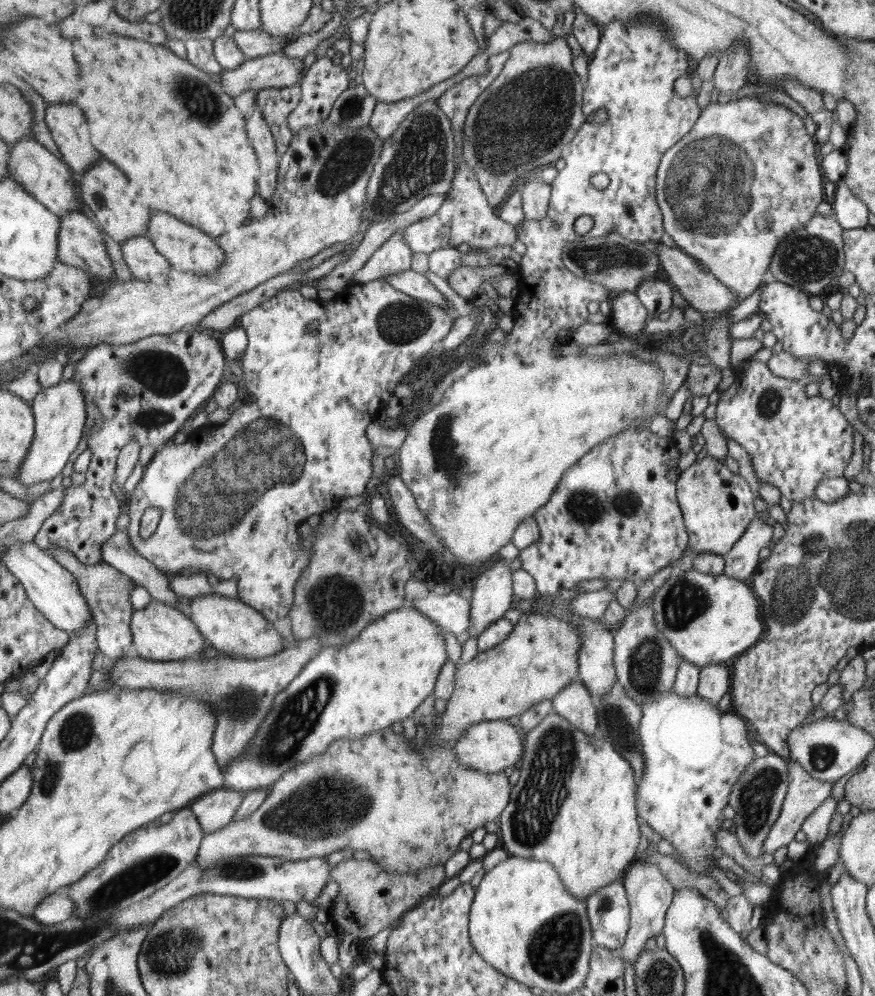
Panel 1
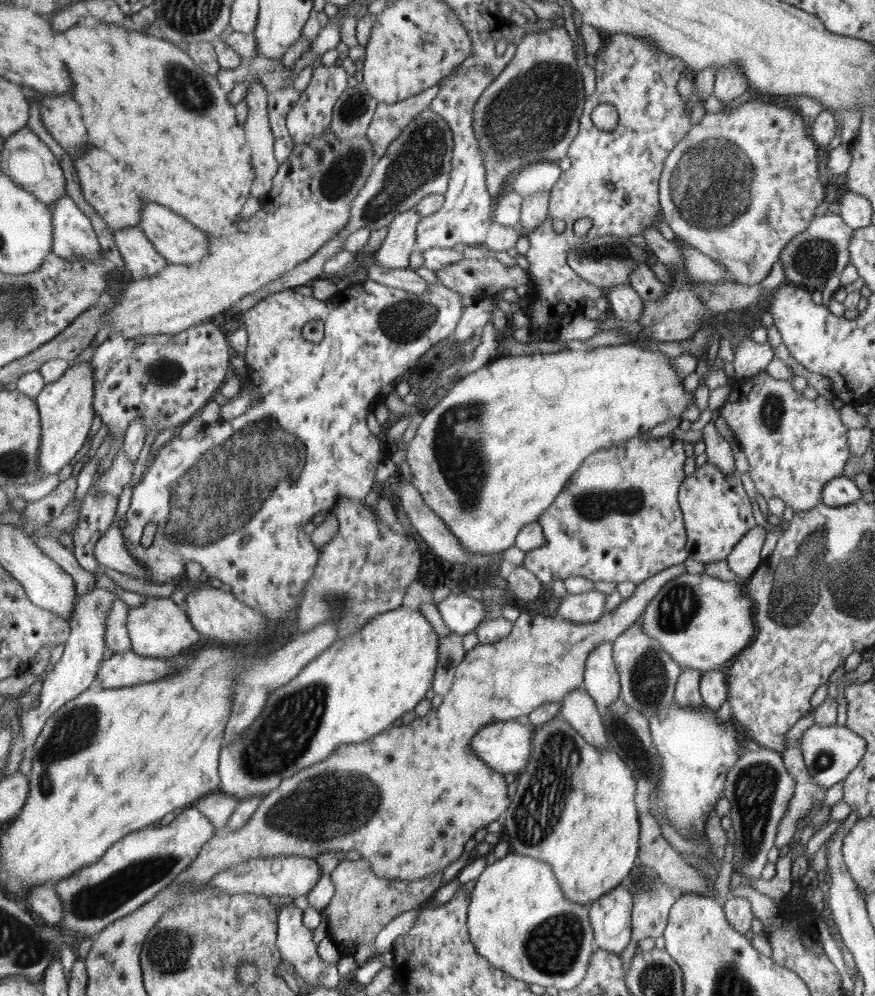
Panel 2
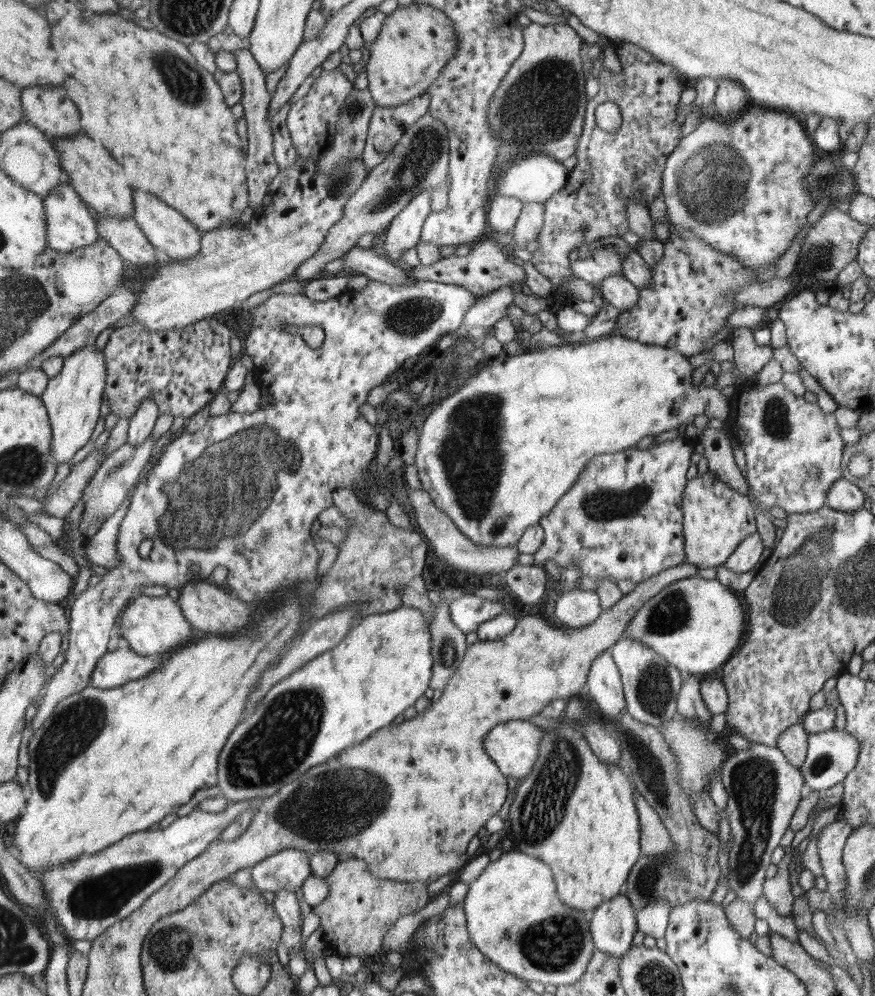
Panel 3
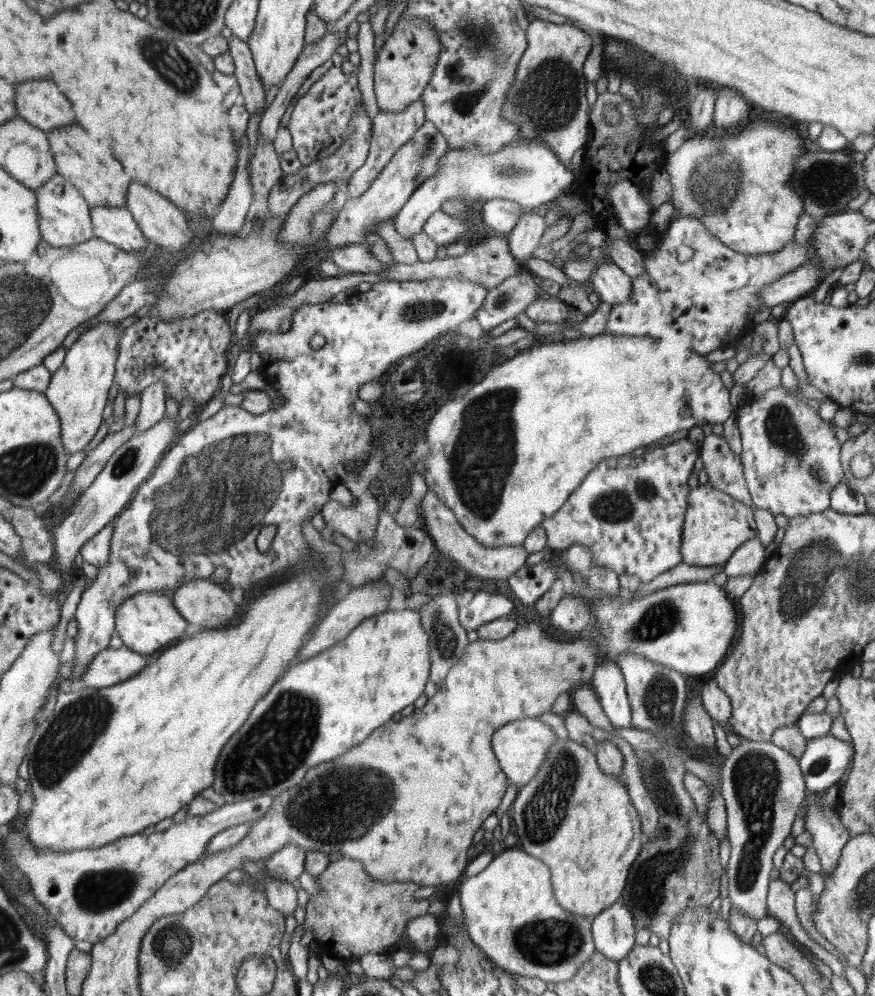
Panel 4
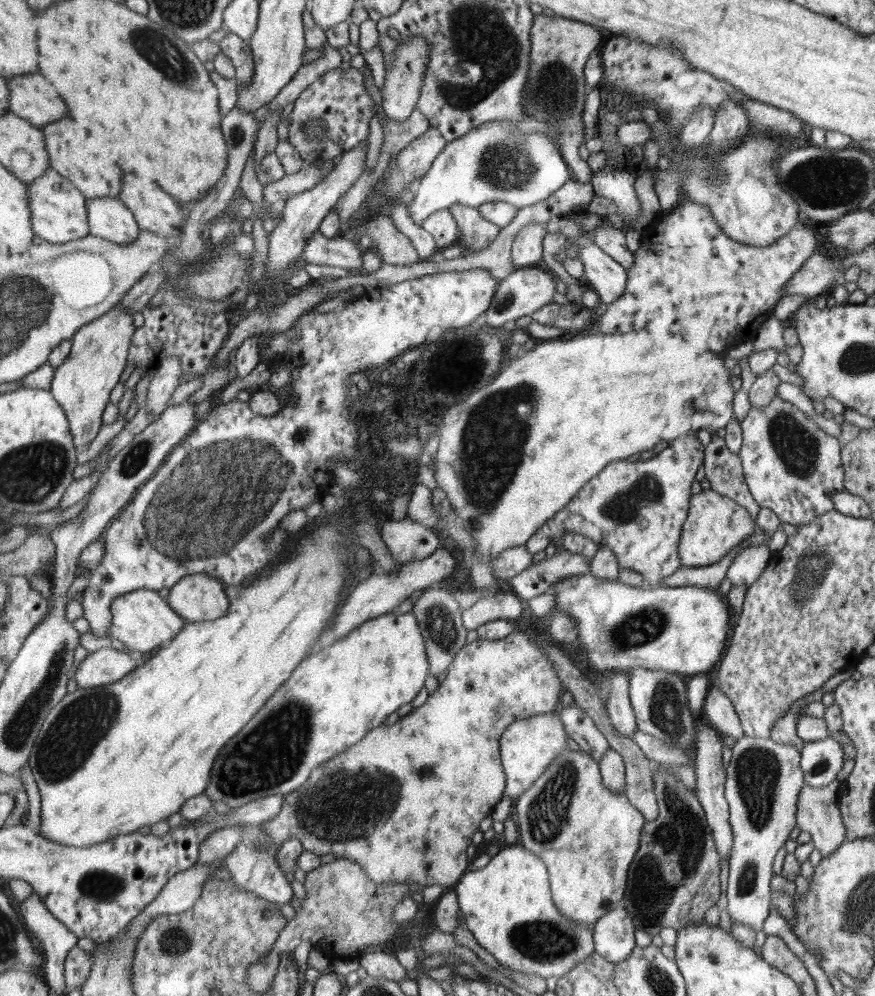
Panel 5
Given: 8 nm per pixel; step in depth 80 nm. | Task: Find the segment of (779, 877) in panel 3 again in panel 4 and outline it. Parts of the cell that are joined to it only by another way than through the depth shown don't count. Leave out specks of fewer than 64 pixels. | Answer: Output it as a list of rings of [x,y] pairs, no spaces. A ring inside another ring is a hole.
[[[780,878],[770,881],[766,900],[767,910],[771,916],[786,925],[796,941],[810,949],[818,959],[830,967],[834,975],[846,977],[843,965],[838,961],[837,956],[830,954],[822,946],[818,946],[818,943],[814,942],[802,928],[795,907],[795,892],[790,889],[790,884]]]

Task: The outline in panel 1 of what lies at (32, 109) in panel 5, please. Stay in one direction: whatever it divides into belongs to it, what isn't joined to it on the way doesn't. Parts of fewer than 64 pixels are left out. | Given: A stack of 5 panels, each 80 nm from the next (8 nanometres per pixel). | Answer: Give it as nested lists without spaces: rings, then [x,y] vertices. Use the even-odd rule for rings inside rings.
[[[52,104],[45,111],[45,122],[64,160],[80,177],[100,158],[90,144],[88,126],[76,104]]]

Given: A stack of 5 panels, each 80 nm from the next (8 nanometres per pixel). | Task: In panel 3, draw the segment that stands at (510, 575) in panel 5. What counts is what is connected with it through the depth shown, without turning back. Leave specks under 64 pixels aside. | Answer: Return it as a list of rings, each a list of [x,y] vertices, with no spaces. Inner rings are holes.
[[[409,488],[409,501],[412,506],[412,512],[416,517],[418,527],[427,537],[428,544],[435,549],[436,556],[444,558],[451,566],[455,566],[461,571],[470,572],[476,575],[487,575],[506,573],[514,565],[517,564],[516,558],[521,553],[516,546],[514,547],[493,547],[476,544],[467,538],[460,529],[453,524],[448,518],[448,514],[444,514],[442,510],[436,508],[436,504],[432,502],[432,497],[428,492],[422,489]]]

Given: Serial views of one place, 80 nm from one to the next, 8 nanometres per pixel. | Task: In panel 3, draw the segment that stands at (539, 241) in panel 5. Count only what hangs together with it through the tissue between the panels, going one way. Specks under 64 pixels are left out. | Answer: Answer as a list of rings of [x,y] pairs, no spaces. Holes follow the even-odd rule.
[[[526,202],[512,230],[516,249],[526,249],[526,243],[536,241],[543,227],[544,202]]]

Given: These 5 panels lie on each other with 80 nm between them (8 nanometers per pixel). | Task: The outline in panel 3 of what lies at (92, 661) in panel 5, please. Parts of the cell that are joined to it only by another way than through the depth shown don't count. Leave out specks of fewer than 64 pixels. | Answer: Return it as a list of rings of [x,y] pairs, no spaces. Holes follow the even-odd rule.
[[[131,648],[108,651],[96,663],[90,686],[101,689],[116,688],[143,679],[155,671],[159,664],[158,658],[142,656]]]

